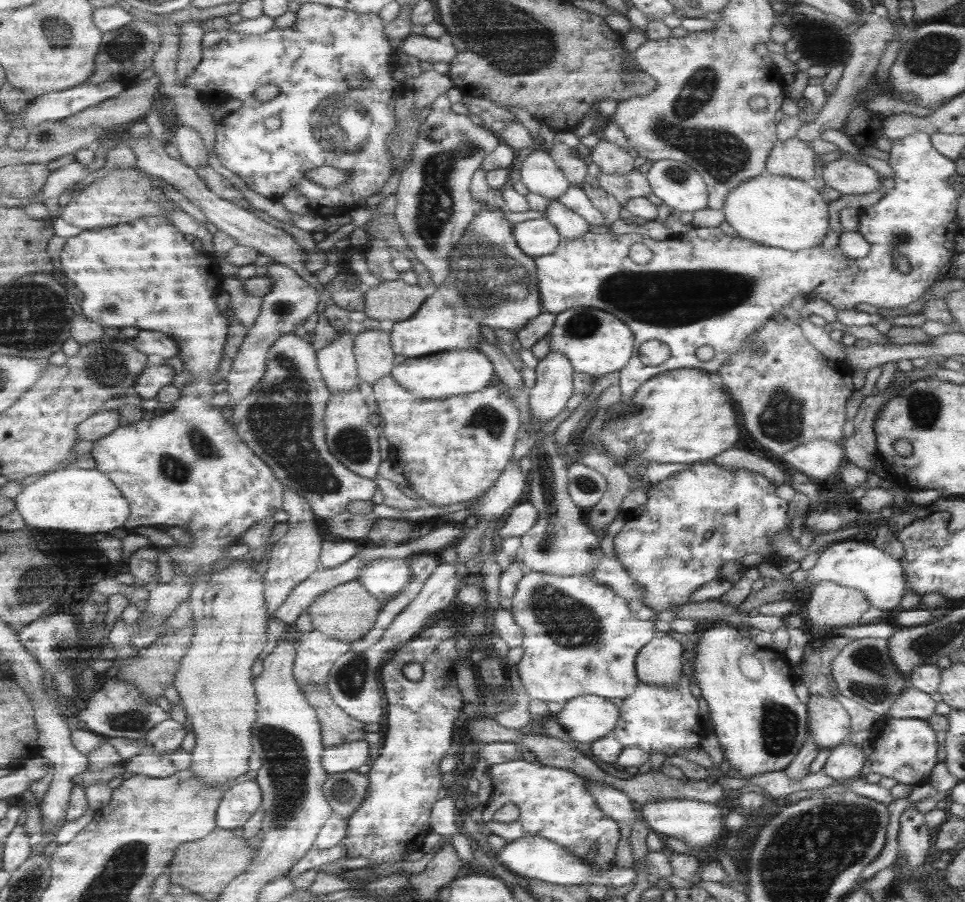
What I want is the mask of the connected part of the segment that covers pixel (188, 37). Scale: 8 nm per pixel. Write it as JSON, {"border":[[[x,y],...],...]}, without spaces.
{"border":[[[190,21],[180,23],[180,32],[181,32],[181,58],[178,64],[178,75],[180,75],[180,79],[182,79],[182,83],[186,85],[186,81],[190,79],[190,77],[194,76],[196,73],[196,69],[202,63],[204,57],[204,38],[206,38],[206,30],[204,30],[204,26],[202,26],[202,22],[200,21]]]}

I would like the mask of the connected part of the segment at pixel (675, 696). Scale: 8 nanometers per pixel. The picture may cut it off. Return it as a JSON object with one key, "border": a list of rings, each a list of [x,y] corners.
{"border":[[[683,672],[673,689],[648,686],[639,680],[637,688],[620,706],[620,718],[611,730],[614,738],[624,747],[638,747],[650,754],[660,751],[669,758],[676,756],[677,750],[698,747],[707,736],[704,734],[704,722],[698,715],[696,697],[690,690],[690,678]]]}

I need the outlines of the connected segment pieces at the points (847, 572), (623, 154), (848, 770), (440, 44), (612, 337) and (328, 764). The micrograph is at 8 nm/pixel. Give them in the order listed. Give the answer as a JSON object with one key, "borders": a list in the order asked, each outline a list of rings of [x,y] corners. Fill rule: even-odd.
{"borders":[[[[838,541],[820,553],[817,561],[810,570],[799,568],[792,571],[792,574],[788,574],[788,581],[792,586],[799,589],[809,584],[837,583],[839,586],[862,592],[870,605],[880,608],[885,613],[893,614],[900,608],[900,602],[907,587],[902,564],[899,560],[894,560],[890,554],[878,550],[872,543]]],[[[598,140],[592,146],[590,156],[592,162],[605,174],[626,175],[636,169],[635,158],[628,153],[626,148],[616,146],[606,140]]],[[[844,742],[831,748],[822,770],[838,782],[840,779],[858,778],[866,759],[861,745]]],[[[413,34],[402,45],[402,50],[420,61],[429,63],[454,63],[458,57],[458,48],[448,39],[434,39],[428,36]]],[[[577,306],[563,310],[556,316],[550,339],[550,350],[558,351],[569,358],[575,372],[589,374],[592,378],[610,372],[618,372],[629,362],[634,350],[632,329],[622,323],[614,314],[608,314],[598,307]]],[[[366,739],[345,745],[326,747],[324,756],[326,770],[330,775],[356,771],[364,764],[373,762],[372,747],[373,744],[367,742]]]]}

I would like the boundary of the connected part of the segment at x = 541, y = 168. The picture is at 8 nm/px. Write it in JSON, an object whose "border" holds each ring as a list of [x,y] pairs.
{"border":[[[540,146],[520,162],[520,170],[514,175],[530,191],[554,200],[569,190],[566,175],[558,169],[550,153]]]}

